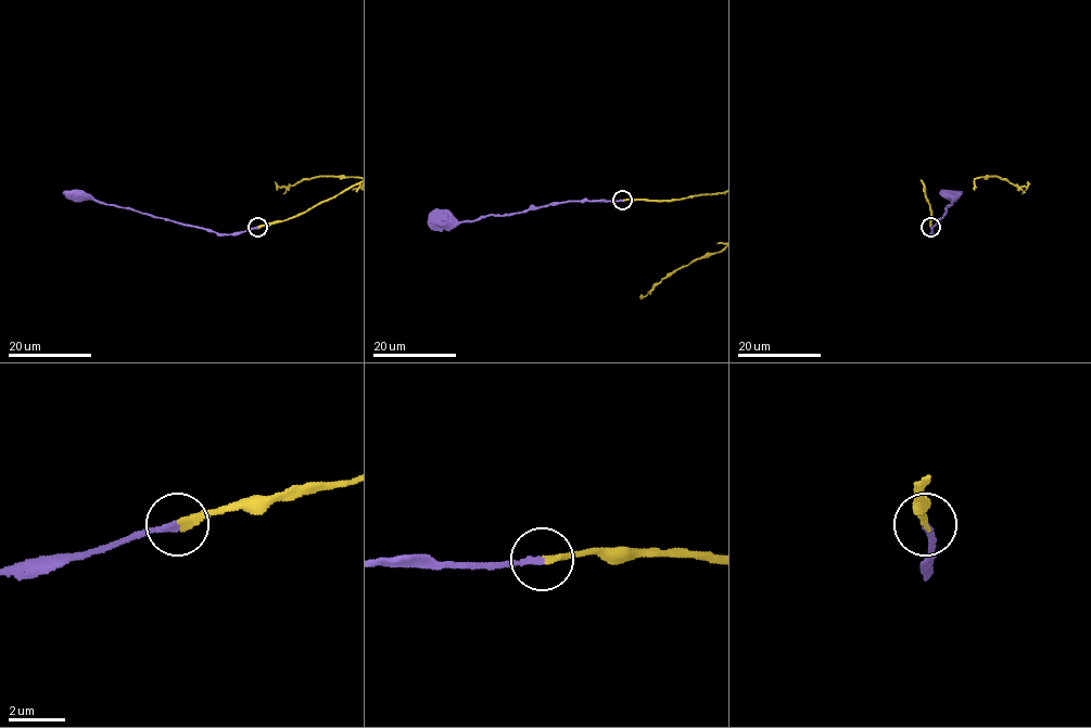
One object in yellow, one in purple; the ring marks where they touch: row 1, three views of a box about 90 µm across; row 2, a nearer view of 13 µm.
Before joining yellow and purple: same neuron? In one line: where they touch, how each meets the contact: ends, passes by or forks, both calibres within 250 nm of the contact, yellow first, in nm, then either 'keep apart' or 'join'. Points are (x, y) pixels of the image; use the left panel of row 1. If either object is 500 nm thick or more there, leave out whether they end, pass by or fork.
at (257, 227); yellow ends there; purple ends there; 220 nm thick on the yellow side, 190 nm on the other; join

